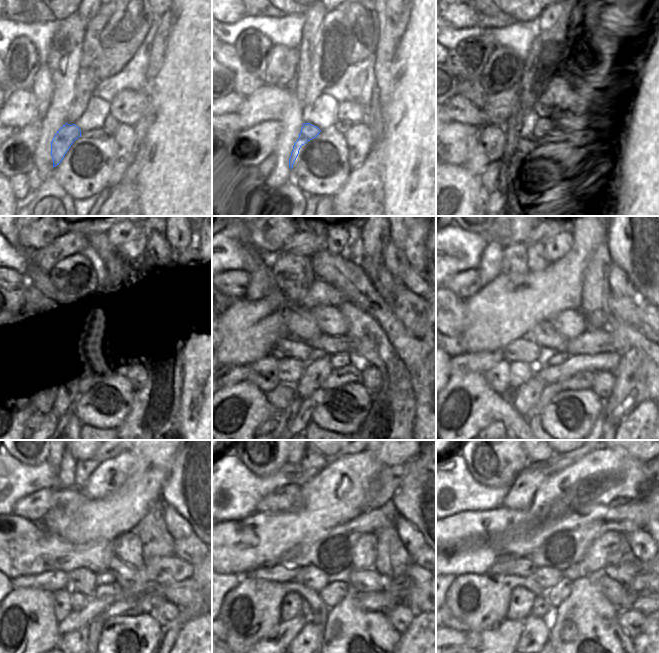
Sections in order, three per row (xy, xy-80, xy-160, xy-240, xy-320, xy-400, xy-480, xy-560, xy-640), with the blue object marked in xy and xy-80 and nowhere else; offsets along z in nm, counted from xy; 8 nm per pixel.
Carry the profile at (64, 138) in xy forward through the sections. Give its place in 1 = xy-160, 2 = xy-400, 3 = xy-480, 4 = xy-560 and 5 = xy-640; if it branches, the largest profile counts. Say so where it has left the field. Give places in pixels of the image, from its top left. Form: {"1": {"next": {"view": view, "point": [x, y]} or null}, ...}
{"1": {"next": {"view": "xy-160", "point": [524, 144]}}, "2": {"next": {"view": "xy-400", "point": [584, 380]}}, "3": {"next": {"view": "xy-480", "point": [145, 603]}}, "4": {"next": {"view": "xy-560", "point": [398, 587]}}, "5": {"next": {"view": "xy-640", "point": [639, 583]}}}

